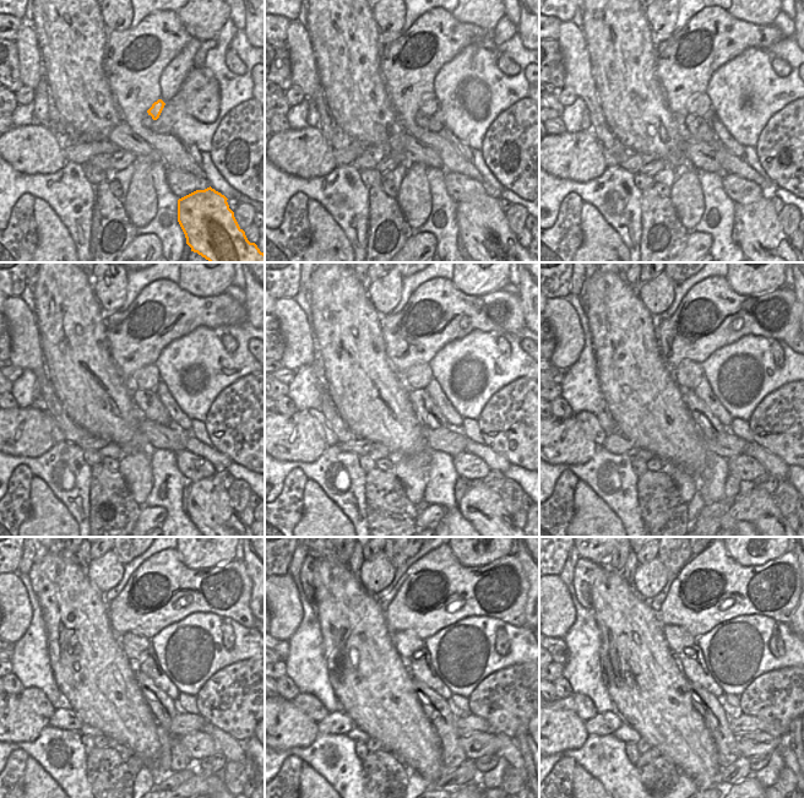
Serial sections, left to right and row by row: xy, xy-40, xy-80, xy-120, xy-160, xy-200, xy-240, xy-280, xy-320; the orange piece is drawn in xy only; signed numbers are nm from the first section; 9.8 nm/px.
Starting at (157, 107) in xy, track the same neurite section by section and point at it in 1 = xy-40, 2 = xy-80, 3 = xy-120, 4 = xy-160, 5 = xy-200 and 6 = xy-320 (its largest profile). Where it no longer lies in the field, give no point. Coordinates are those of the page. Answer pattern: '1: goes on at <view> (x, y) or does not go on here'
1: goes on at xy-40 (429, 104)
2: goes on at xy-80 (699, 103)
3: goes on at xy-120 (147, 378)
4: goes on at xy-160 (417, 376)
5: goes on at xy-200 (688, 374)
6: goes on at xy-320 (678, 638)

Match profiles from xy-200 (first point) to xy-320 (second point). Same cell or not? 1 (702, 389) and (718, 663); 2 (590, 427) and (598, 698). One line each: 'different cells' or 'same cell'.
1: different cells
2: different cells

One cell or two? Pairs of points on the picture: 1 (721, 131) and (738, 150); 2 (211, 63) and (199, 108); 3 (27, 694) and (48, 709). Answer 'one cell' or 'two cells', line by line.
1: one cell
2: two cells
3: one cell

